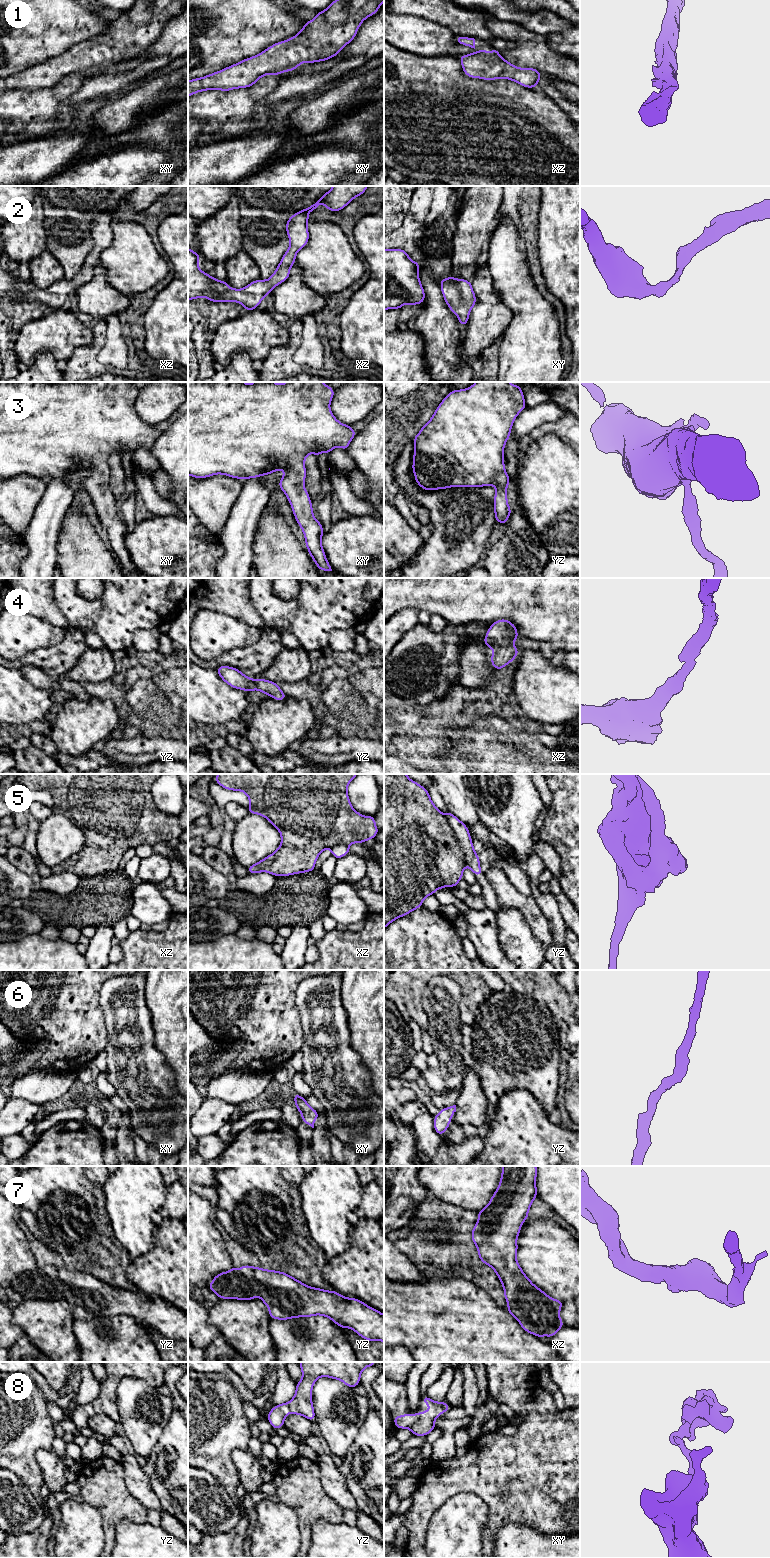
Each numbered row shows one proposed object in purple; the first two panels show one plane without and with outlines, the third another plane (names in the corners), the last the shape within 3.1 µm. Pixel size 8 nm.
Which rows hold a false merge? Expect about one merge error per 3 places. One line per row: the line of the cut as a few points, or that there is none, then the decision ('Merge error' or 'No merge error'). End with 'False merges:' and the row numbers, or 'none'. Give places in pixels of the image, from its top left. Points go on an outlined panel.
1: No split. No merge error
2: No split. No merge error
3: No split. No merge error
4: No split. No merge error
5: Split along yz (445, 816), (457, 838), (466, 865). Merge error
6: No split. No merge error
7: No split. No merge error
8: No split. No merge error
False merges: 5

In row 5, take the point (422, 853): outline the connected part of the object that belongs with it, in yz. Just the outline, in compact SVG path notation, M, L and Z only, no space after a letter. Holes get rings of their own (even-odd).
M384 774L384 929L394 920L409 914L415 909L421 908L423 900L429 895L434 895L437 889L457 887L458 882L463 878L465 866L465 855L458 838L450 826L447 817L432 802L429 791L411 780L406 774Z

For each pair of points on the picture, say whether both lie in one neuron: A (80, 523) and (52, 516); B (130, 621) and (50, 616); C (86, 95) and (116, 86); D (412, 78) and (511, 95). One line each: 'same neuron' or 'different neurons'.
A: different neurons
B: different neurons
C: same neuron
D: same neuron

